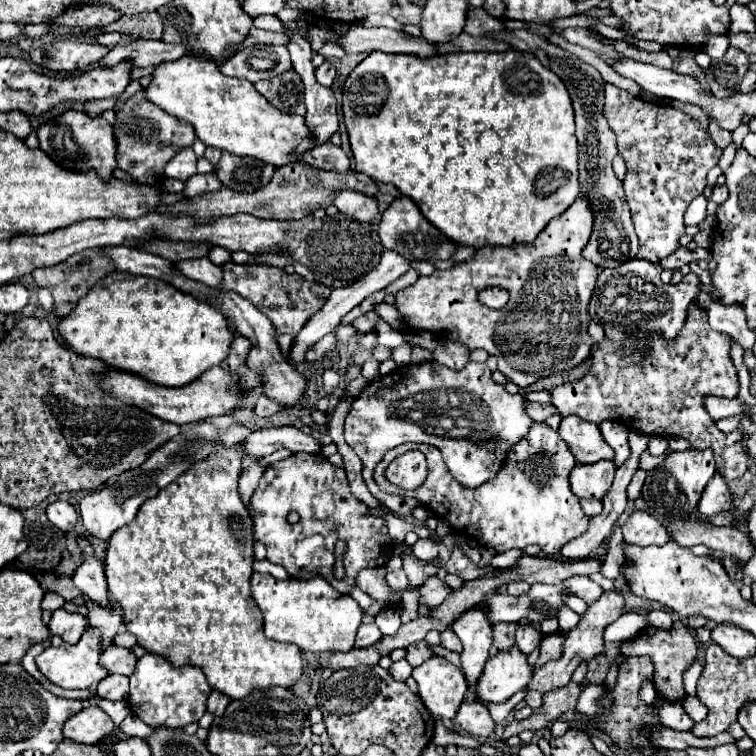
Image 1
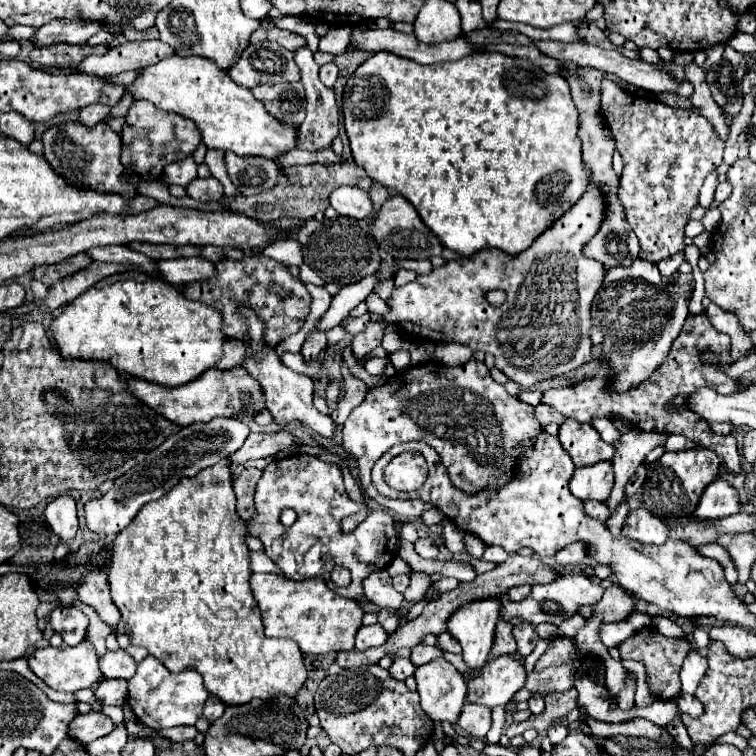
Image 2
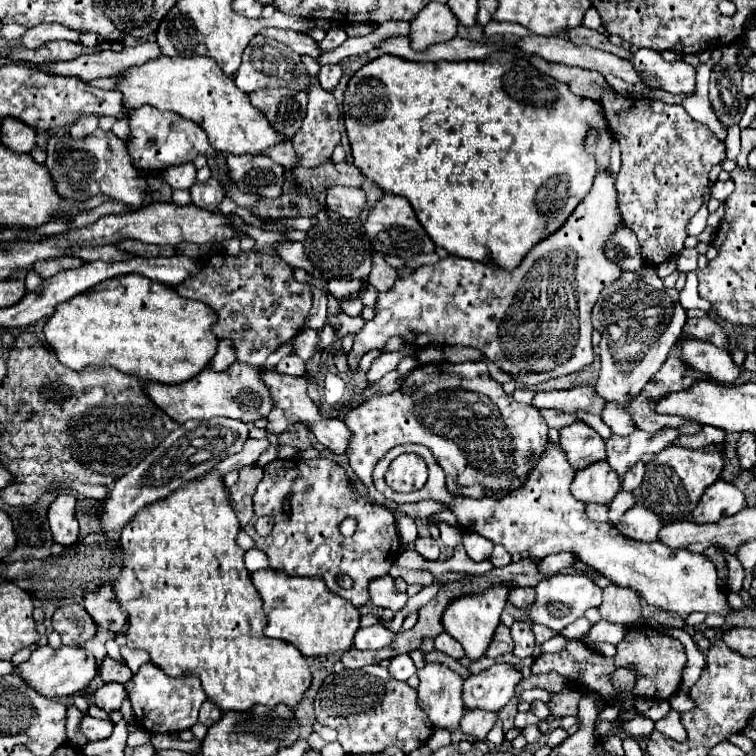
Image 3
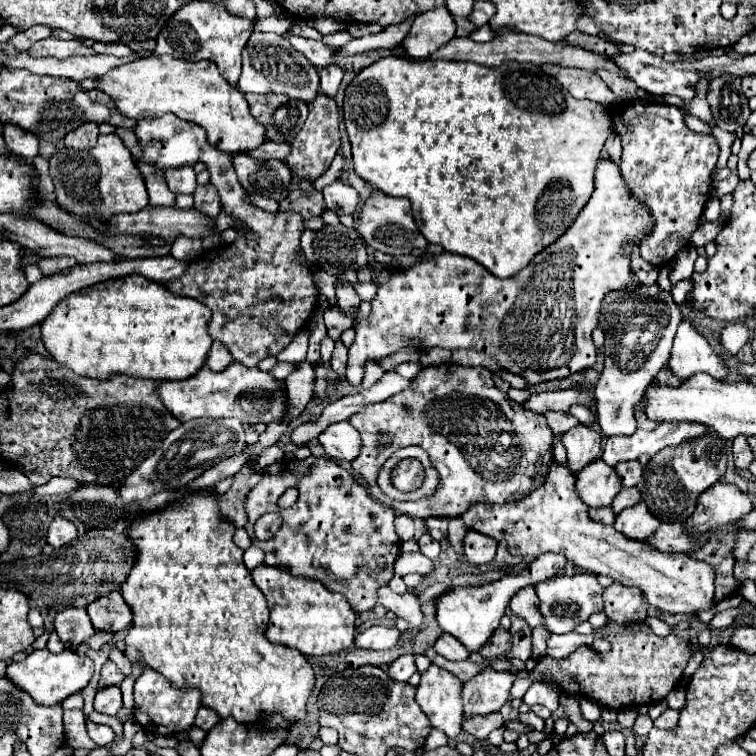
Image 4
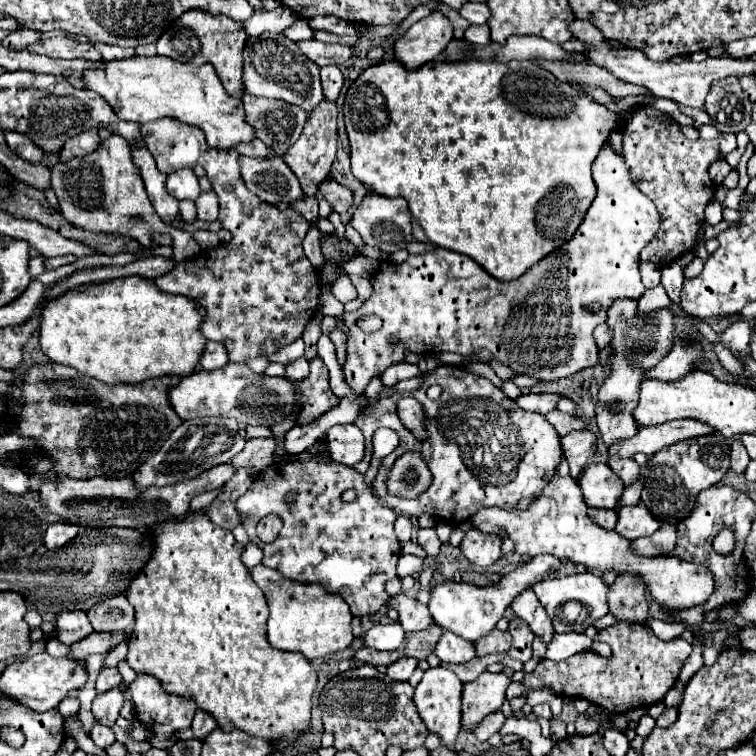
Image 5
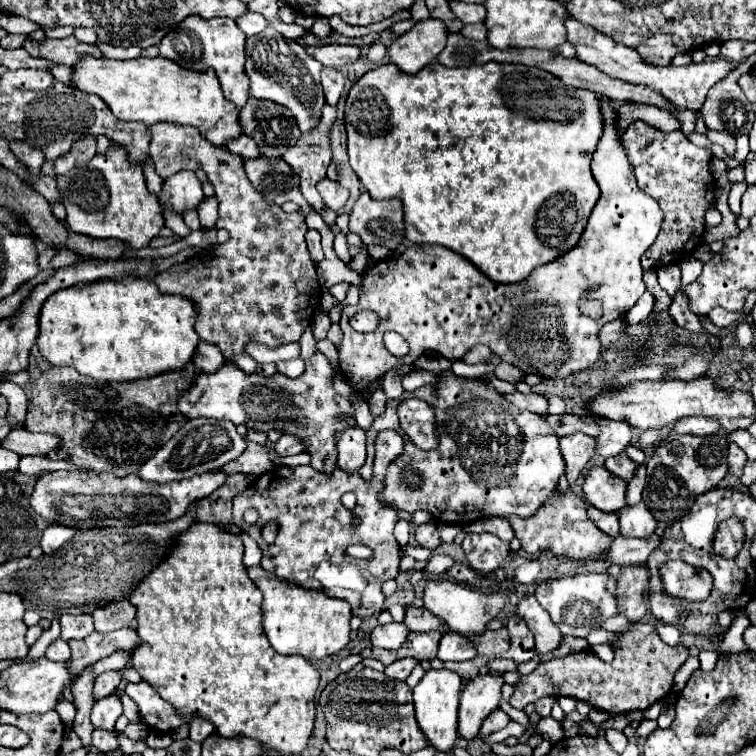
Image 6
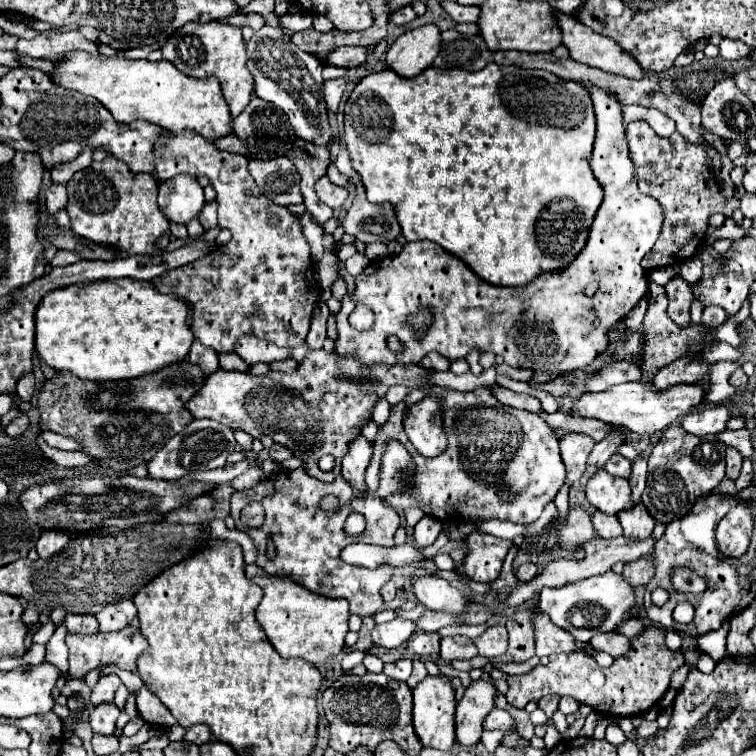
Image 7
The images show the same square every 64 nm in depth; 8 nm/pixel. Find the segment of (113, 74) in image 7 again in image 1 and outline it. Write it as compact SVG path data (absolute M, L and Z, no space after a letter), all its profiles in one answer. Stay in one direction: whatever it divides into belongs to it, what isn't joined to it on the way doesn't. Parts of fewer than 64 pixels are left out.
M182 56L182 58L172 60L172 62L158 64L152 72L150 84L144 88L144 96L150 102L154 102L158 108L162 108L164 112L168 112L180 120L192 122L196 136L206 146L214 146L214 148L232 152L236 156L252 156L252 158L264 160L268 164L274 164L276 168L290 164L290 162L296 162L294 154L302 154L302 152L312 150L316 146L314 140L308 136L308 128L304 128L302 116L288 116L288 114L280 112L278 108L272 108L256 92L256 88L252 84L248 84L248 80L236 80L236 78L224 76L220 72L218 64L214 60L208 60L208 58Z

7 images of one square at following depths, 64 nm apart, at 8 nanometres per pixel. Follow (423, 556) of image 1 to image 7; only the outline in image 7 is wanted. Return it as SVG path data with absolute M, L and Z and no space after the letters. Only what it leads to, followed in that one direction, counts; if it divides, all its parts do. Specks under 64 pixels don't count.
M424 516L416 526L414 526L414 540L418 548L426 548L430 544L434 544L436 536L442 530L442 522L436 520L434 516Z

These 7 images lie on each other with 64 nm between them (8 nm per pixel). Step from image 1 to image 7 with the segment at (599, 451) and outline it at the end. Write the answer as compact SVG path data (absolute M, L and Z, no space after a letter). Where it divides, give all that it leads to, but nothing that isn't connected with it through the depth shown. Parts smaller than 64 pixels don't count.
M568 434L560 440L560 456L568 470L568 476L566 476L568 486L578 482L580 476L584 474L586 460L592 448L594 448L594 440L586 434Z

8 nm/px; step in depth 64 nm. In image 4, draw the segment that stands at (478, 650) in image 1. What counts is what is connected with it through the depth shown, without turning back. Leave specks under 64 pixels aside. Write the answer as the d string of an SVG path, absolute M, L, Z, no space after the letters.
M544 554L538 556L536 560L532 560L528 564L528 568L524 568L518 574L506 574L504 578L492 582L492 584L484 584L484 586L458 586L452 590L446 590L440 594L438 602L436 602L436 622L438 626L456 636L470 652L478 652L482 644L488 642L488 638L492 636L492 632L498 628L500 618L506 612L506 606L510 602L510 598L526 588L526 586L536 586L538 582L546 580L546 578L554 578L558 574L562 574L566 560L564 556L556 556L556 554Z

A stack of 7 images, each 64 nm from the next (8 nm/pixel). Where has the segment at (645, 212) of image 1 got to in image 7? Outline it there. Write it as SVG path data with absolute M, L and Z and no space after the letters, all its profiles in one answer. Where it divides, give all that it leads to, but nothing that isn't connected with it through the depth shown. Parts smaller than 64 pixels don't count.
M636 120L628 124L626 136L630 144L630 158L638 174L638 190L656 198L664 210L660 238L652 252L648 252L648 256L642 260L642 268L654 270L662 266L678 266L702 248L708 230L708 218L712 214L724 214L730 218L732 212L740 208L740 200L730 198L726 202L720 184L714 180L706 166L704 148L688 144L678 132L662 138L648 126L648 122Z

